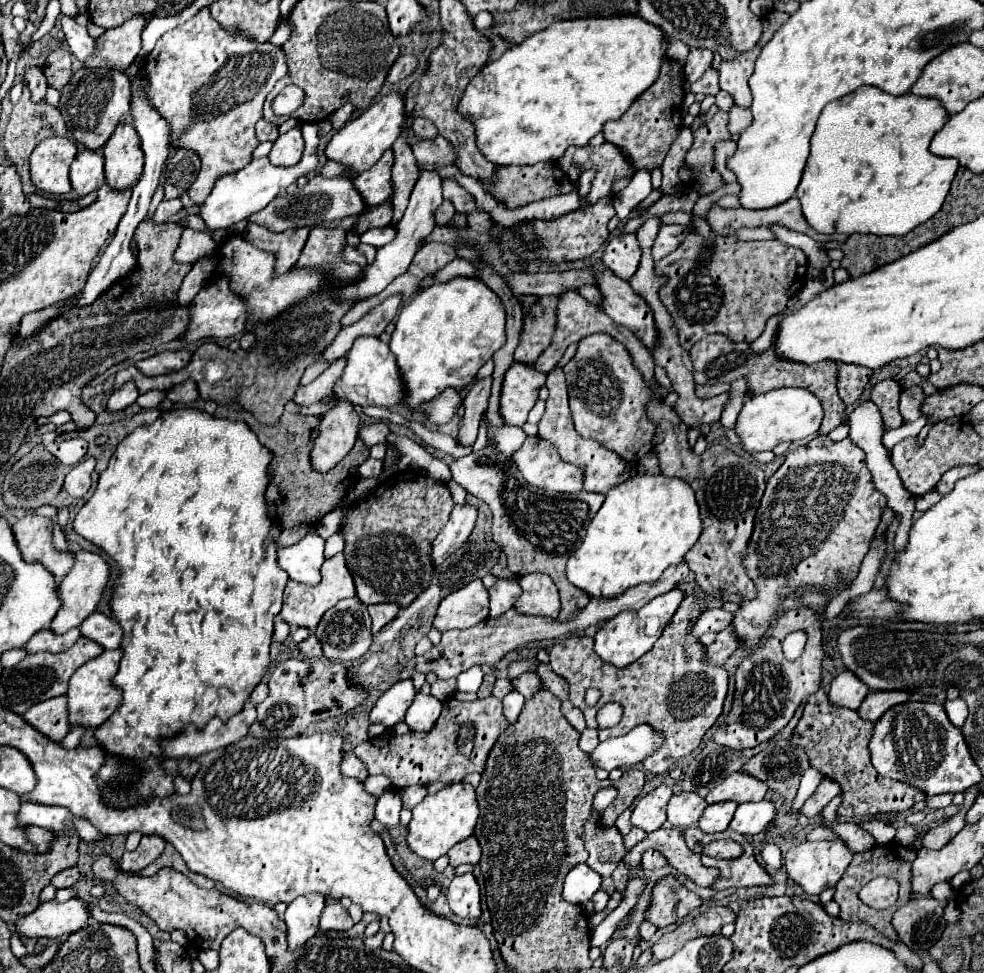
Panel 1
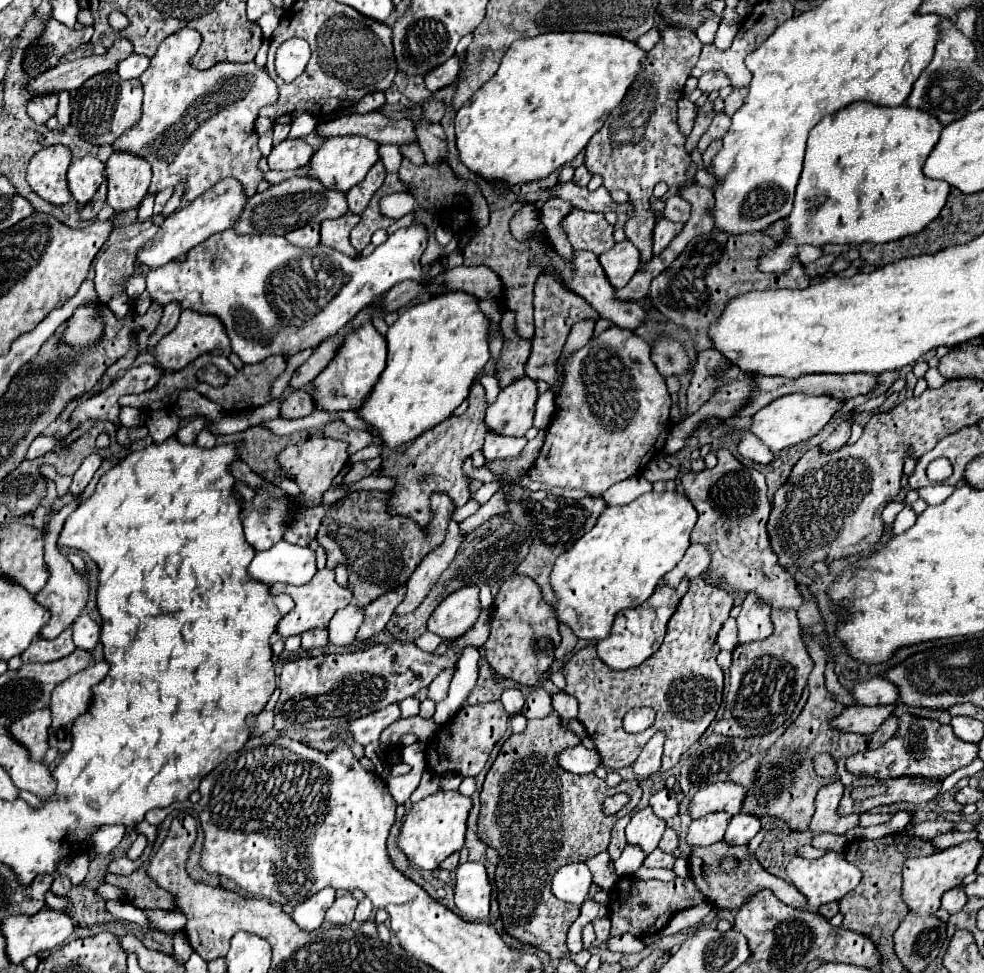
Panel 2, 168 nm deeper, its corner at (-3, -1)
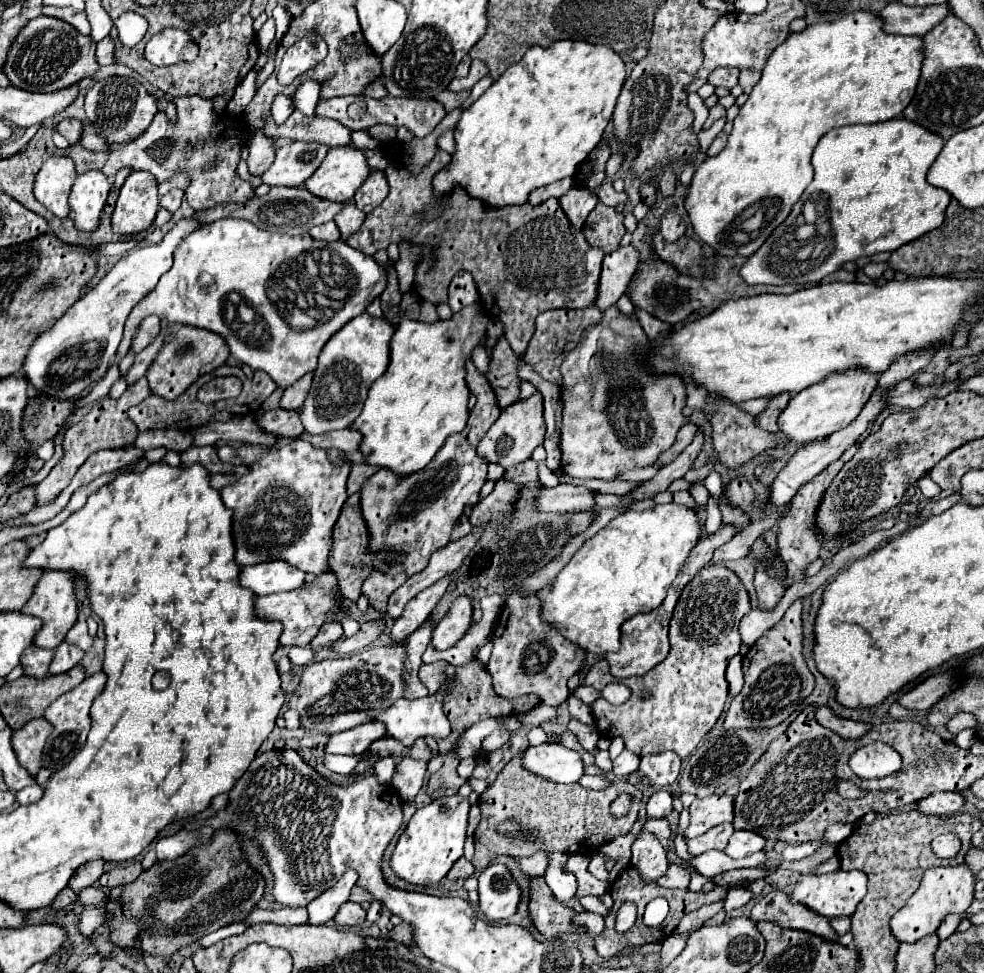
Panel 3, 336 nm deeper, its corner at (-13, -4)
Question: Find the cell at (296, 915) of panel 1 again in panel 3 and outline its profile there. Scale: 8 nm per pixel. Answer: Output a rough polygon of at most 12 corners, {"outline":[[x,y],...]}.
{"outline":[[348,869],[334,887],[306,905],[310,923],[332,921],[348,901],[358,873]]}

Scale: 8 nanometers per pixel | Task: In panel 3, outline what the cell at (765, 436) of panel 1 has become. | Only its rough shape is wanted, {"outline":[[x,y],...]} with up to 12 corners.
{"outline":[[832,373],[790,399],[780,431],[802,445],[844,429],[878,375]]}

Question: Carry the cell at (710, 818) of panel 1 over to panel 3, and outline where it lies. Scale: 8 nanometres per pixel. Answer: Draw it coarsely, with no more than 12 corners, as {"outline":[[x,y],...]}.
{"outline":[[732,823],[716,825],[704,835],[686,841],[690,855],[724,851]]}

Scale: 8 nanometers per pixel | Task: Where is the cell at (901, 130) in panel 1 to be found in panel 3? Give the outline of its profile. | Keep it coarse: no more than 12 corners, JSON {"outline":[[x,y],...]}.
{"outline":[[902,117],[828,131],[748,285],[820,283],[940,227],[942,147]]}

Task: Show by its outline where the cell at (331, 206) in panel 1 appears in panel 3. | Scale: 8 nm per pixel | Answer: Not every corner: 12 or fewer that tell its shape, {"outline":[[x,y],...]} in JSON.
{"outline":[[272,187],[242,205],[194,211],[202,225],[240,217],[298,235],[334,219],[342,203],[304,187]]}

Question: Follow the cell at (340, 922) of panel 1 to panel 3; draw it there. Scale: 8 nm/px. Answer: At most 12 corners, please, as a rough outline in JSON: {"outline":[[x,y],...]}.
{"outline":[[344,903],[334,917],[340,927],[358,927],[366,911],[358,903]]}

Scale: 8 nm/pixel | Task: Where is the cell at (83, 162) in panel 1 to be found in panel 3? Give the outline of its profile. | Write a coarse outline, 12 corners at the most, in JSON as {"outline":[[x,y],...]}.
{"outline":[[102,171],[76,177],[68,205],[76,229],[94,231],[110,193]]}

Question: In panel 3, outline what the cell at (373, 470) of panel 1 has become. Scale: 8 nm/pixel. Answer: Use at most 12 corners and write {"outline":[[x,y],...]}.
{"outline":[[352,463],[348,477],[348,495],[376,471],[366,463]]}

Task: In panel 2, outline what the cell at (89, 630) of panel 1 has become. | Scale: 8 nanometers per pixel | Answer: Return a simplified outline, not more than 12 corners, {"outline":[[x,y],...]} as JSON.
{"outline":[[82,614],[72,624],[74,644],[92,650],[100,642],[100,626]]}

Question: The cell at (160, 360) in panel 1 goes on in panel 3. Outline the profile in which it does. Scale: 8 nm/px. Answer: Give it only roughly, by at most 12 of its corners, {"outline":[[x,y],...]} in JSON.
{"outline":[[146,379],[100,399],[66,431],[64,459],[36,487],[54,501],[98,449],[132,445],[128,409],[150,397]]}

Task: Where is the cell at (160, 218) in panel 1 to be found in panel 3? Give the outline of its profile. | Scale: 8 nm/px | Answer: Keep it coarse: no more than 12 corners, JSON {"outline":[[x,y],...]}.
{"outline":[[182,189],[160,197],[160,207],[174,213],[180,207]]}

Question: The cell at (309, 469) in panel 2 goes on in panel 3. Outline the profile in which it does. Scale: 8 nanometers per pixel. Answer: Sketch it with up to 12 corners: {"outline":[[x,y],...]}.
{"outline":[[302,439],[220,489],[234,561],[330,571],[350,463]]}

